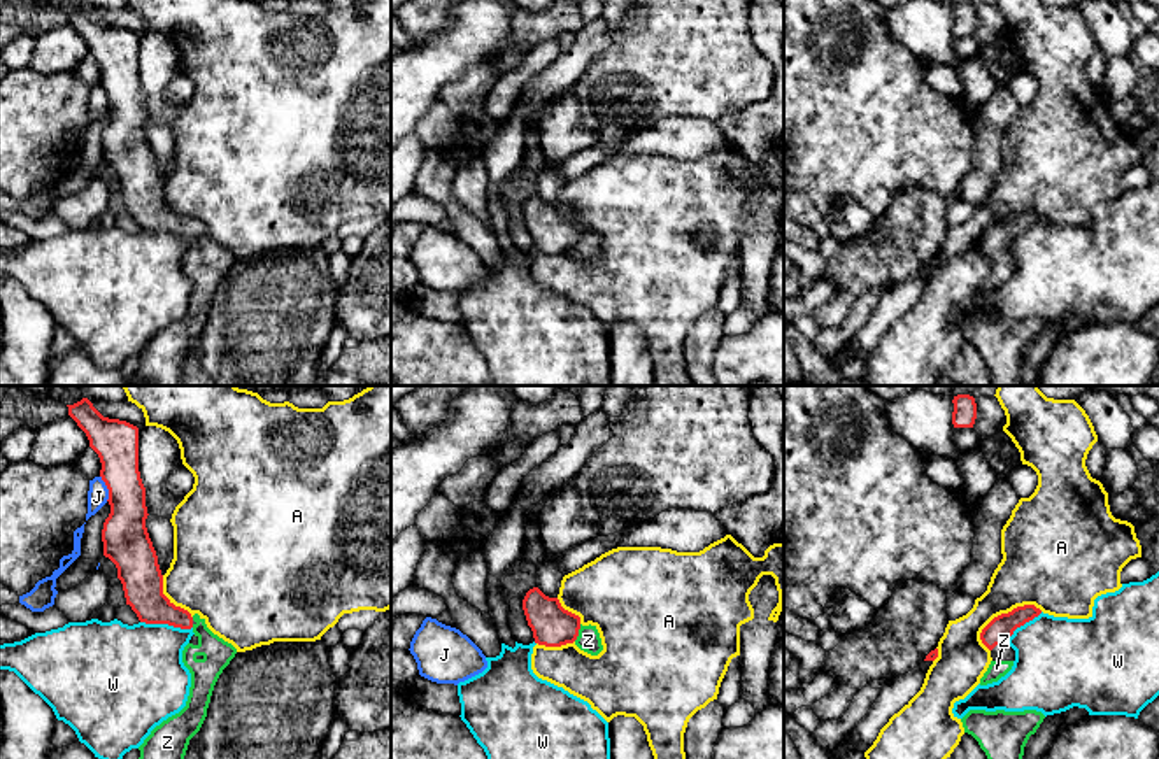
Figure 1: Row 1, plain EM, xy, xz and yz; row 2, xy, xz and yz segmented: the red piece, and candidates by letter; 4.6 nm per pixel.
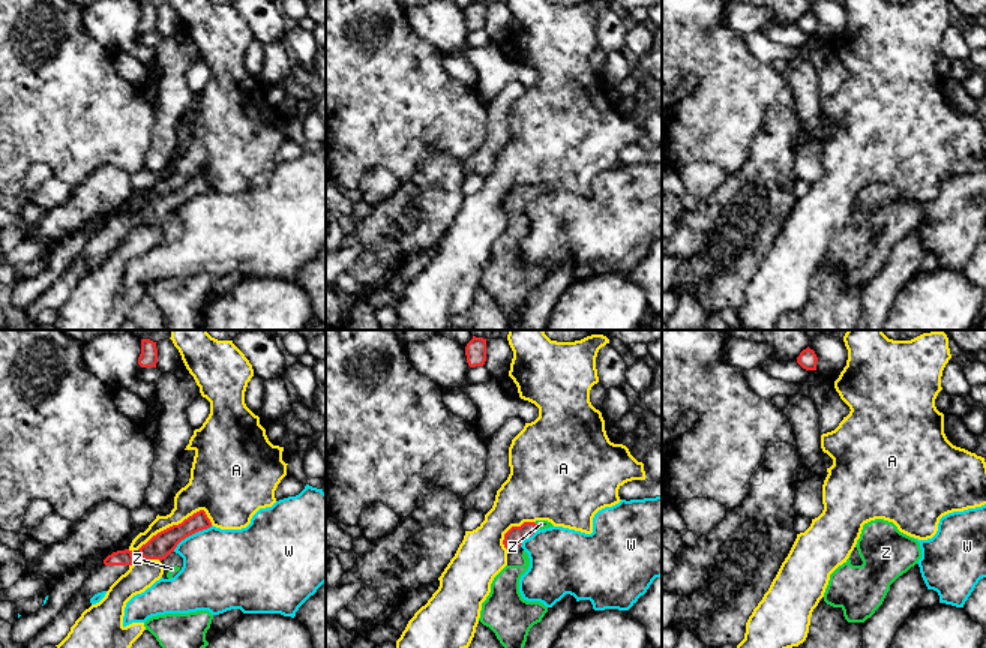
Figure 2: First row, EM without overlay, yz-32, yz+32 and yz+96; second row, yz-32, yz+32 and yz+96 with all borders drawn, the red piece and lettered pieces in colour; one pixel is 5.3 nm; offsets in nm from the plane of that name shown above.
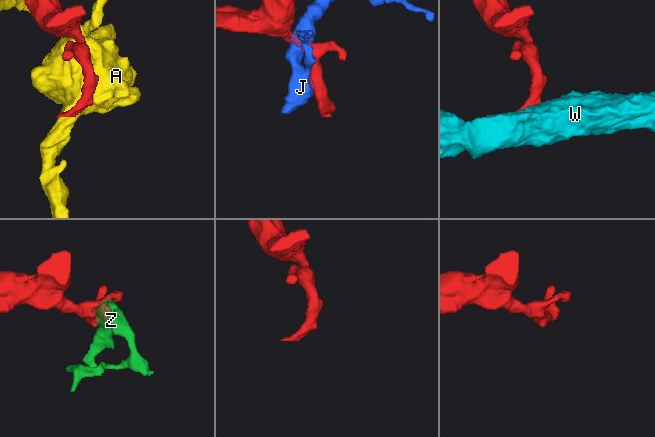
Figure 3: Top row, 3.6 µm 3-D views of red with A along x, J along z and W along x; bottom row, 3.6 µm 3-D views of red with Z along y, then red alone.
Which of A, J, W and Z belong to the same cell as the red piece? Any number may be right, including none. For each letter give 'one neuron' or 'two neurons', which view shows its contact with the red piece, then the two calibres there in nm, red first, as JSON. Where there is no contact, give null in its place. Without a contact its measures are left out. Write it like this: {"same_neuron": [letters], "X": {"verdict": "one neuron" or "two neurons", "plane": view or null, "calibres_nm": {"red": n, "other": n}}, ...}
{"same_neuron": ["Z"], "A": {"verdict": "two neurons", "plane": "yz", "calibres_nm": {"red": 110, "other": 340}}, "J": {"verdict": "two neurons", "plane": "xy", "calibres_nm": {"red": 220, "other": 100}}, "W": {"verdict": "two neurons", "plane": "xy", "calibres_nm": {"red": 190, "other": 400}}, "Z": {"verdict": "one neuron", "plane": "xz", "calibres_nm": {"red": 190, "other": 110}}}

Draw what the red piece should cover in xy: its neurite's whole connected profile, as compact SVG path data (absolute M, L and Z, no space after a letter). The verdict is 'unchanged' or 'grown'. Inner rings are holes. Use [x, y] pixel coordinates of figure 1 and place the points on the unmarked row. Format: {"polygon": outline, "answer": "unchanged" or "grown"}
{"polygon": "M88 5L67 14L102 70L100 84L110 112L102 137L103 163L117 175L126 212L140 230L191 237L198 245L196 252L188 251L182 258L182 270L191 280L186 314L151 338L130 382L181 386L189 347L200 338L214 293L237 256L214 242L198 221L191 223L163 202L163 182L146 135L149 121L139 79L139 35L103 25Z", "answer": "grown"}

